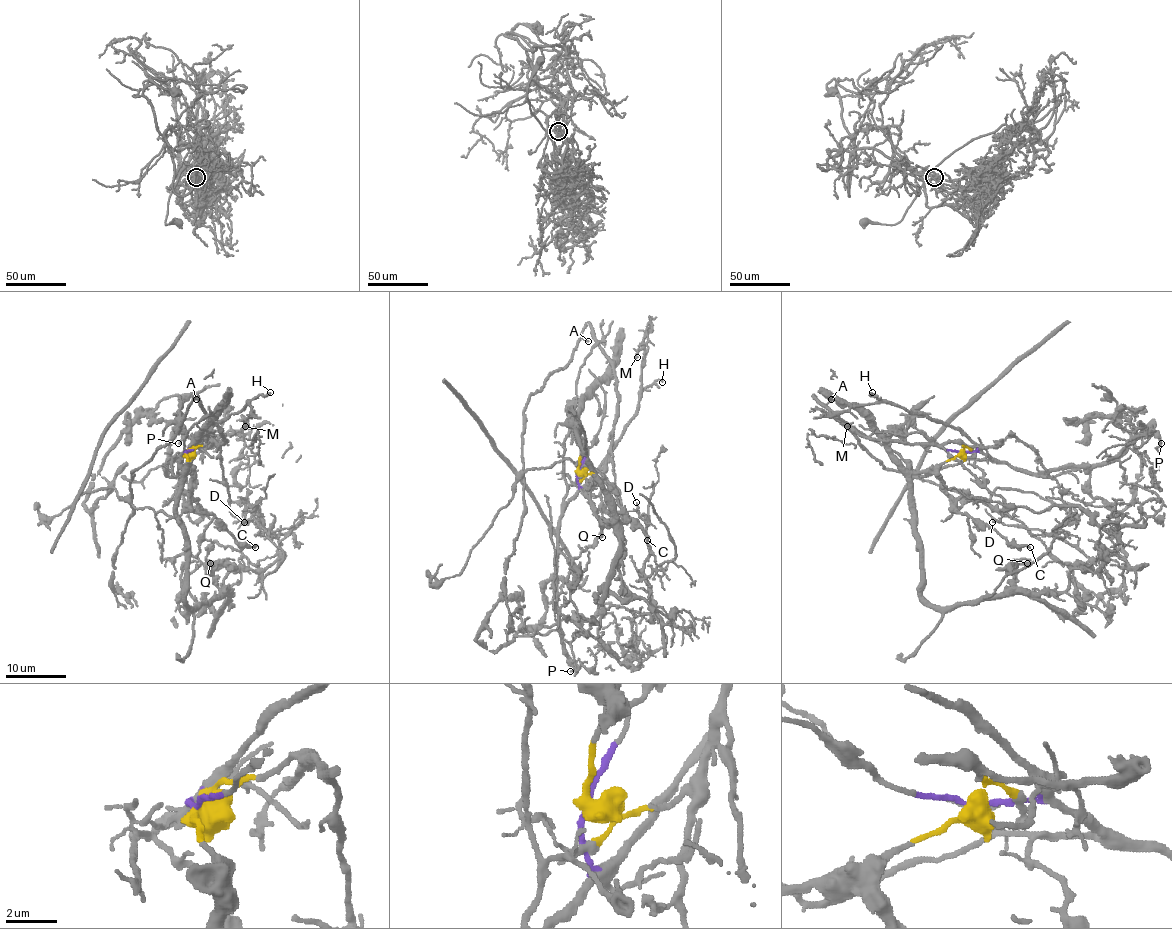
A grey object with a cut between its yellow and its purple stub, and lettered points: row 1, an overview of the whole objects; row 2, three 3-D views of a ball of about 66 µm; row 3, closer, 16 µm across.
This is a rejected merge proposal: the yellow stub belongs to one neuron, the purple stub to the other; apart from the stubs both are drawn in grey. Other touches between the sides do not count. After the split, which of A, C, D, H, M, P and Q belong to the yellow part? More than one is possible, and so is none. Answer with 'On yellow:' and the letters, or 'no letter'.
On yellow: A, C, D, Q

